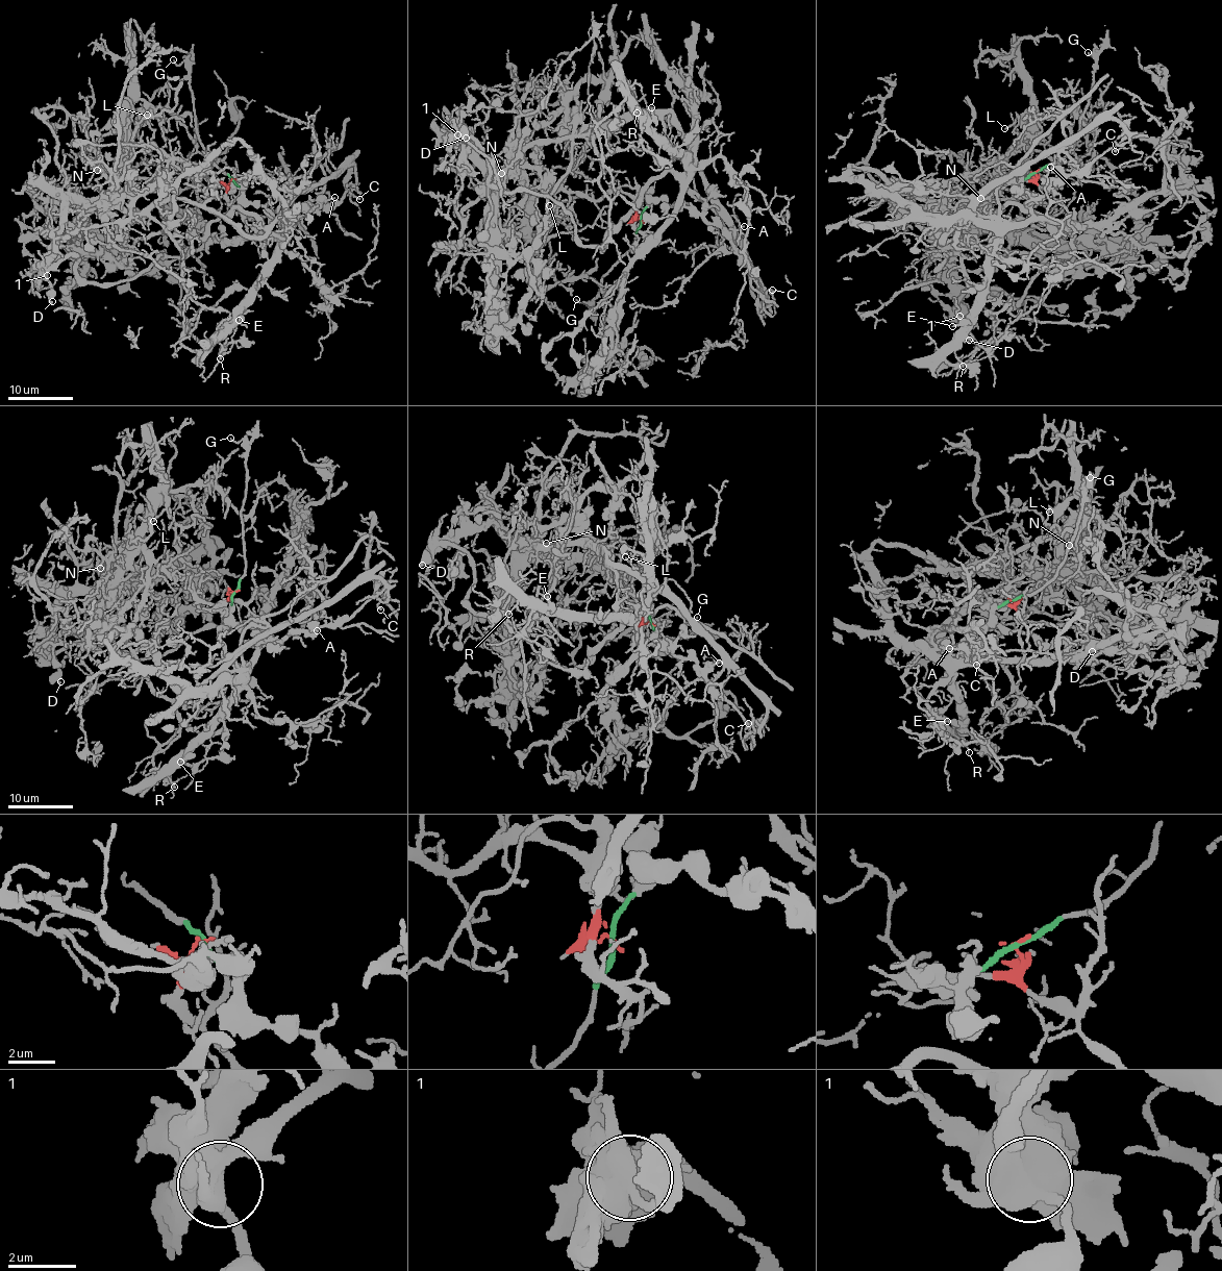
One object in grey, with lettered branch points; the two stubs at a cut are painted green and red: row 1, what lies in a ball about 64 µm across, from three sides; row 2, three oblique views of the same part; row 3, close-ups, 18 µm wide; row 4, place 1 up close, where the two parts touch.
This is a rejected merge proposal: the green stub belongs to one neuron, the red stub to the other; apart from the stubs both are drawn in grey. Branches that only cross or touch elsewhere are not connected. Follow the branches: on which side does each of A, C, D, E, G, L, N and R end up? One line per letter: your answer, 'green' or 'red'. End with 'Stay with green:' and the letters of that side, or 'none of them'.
A: green
C: green
D: green
E: green
G: green
L: red
N: red
R: green
Stay with green: A, C, D, E, G, R

